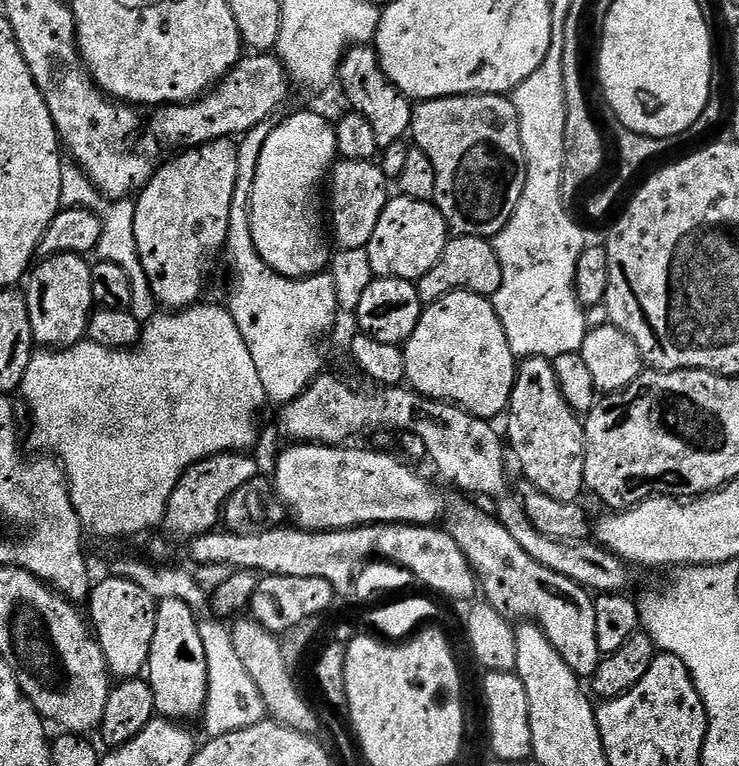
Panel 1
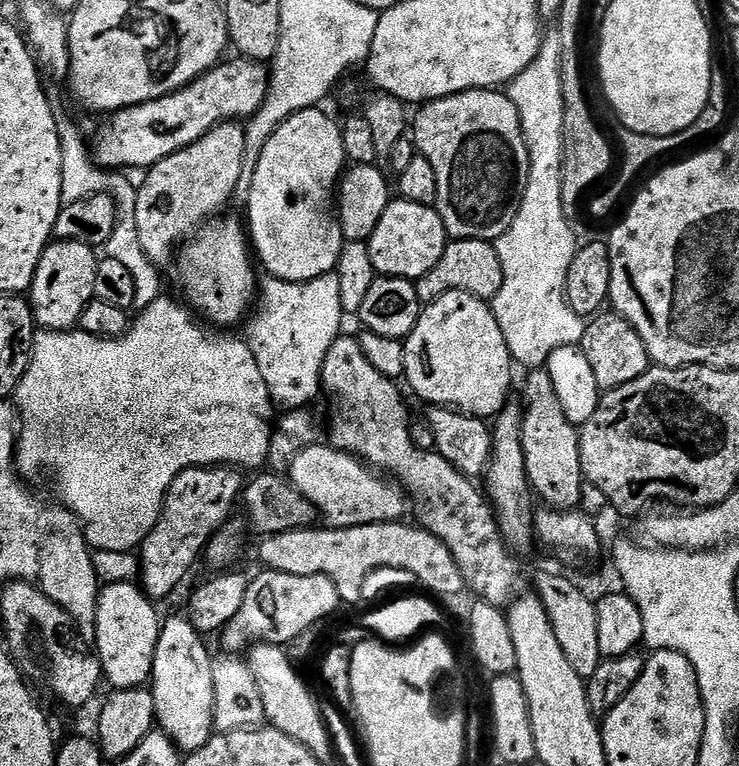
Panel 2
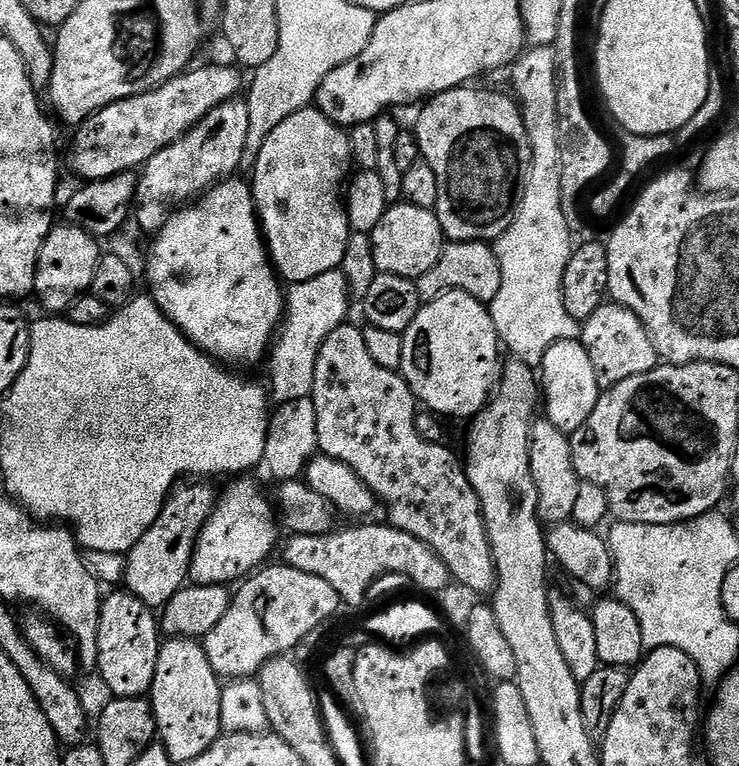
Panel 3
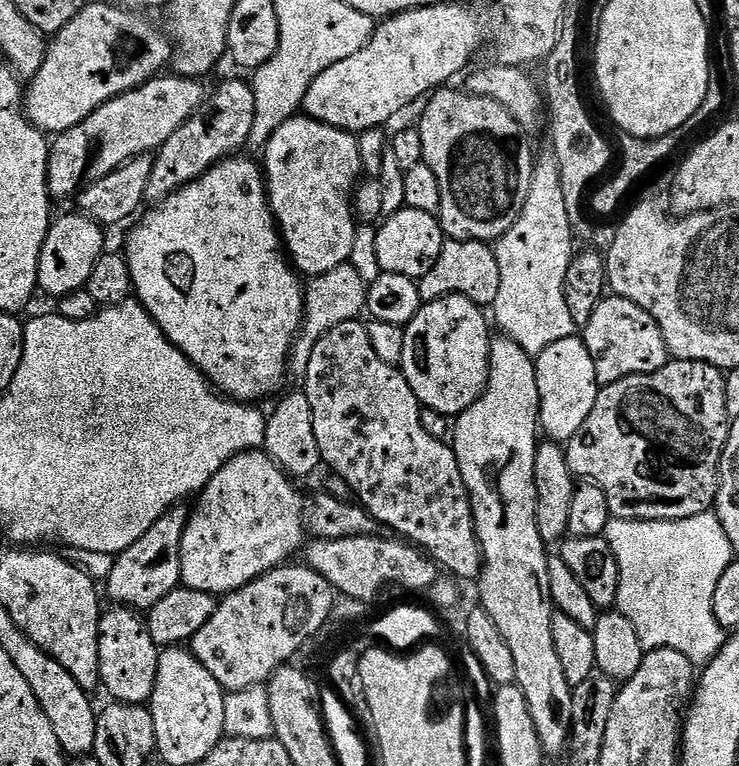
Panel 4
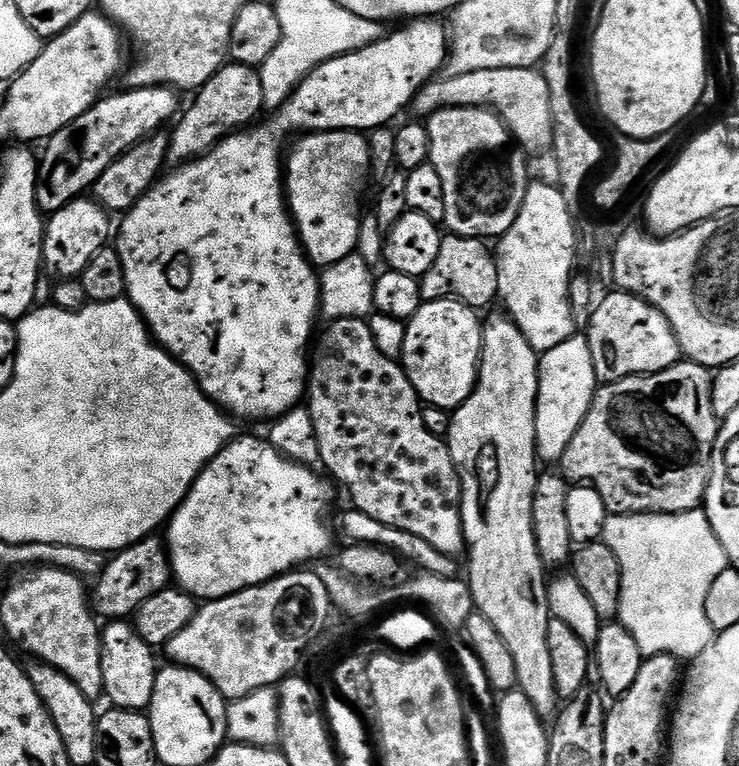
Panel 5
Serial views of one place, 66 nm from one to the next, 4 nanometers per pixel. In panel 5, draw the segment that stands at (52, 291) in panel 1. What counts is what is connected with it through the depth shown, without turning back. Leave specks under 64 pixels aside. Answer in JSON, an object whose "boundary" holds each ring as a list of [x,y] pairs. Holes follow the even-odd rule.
{"boundary":[[[92,198],[72,200],[62,210],[51,213],[47,217],[44,230],[44,262],[43,267],[48,268],[60,280],[78,278],[86,270],[90,258],[98,254],[109,243],[114,232],[109,213],[102,205]]]}

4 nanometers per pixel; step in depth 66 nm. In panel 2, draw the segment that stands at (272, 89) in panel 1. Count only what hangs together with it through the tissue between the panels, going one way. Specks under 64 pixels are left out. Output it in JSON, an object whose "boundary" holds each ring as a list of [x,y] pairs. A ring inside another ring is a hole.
{"boundary":[[[235,59],[215,64],[204,76],[168,96],[111,113],[96,141],[90,144],[96,164],[105,170],[147,170],[162,158],[198,142],[214,126],[247,121],[266,98],[270,68],[259,60]]]}

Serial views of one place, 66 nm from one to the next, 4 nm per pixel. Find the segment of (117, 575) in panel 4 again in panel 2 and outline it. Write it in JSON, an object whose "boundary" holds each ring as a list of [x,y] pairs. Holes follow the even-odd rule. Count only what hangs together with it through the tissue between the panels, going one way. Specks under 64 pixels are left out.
{"boundary":[[[232,466],[187,468],[170,482],[164,496],[160,521],[150,530],[138,549],[140,558],[139,583],[153,601],[161,602],[184,579],[196,564],[196,555],[203,553],[209,540],[229,521],[232,507],[237,507],[246,483],[245,477]]]}

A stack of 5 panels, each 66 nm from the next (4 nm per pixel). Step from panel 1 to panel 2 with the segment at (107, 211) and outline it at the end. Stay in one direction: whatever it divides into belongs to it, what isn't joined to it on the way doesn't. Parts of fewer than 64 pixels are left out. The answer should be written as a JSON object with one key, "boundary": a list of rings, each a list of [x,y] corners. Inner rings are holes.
{"boundary":[[[49,81],[44,88],[50,110],[53,111],[54,124],[58,131],[59,145],[62,146],[62,200],[63,205],[81,201],[82,198],[108,193],[114,196],[118,210],[117,224],[114,234],[104,246],[105,255],[126,266],[126,270],[134,279],[134,309],[139,310],[150,306],[162,295],[160,276],[155,264],[146,258],[146,250],[142,250],[142,242],[138,239],[138,226],[135,221],[134,209],[137,205],[137,185],[130,182],[127,173],[115,169],[102,169],[93,160],[87,139],[79,126],[74,122],[69,110],[64,106],[62,96],[63,85],[59,81]]]}

